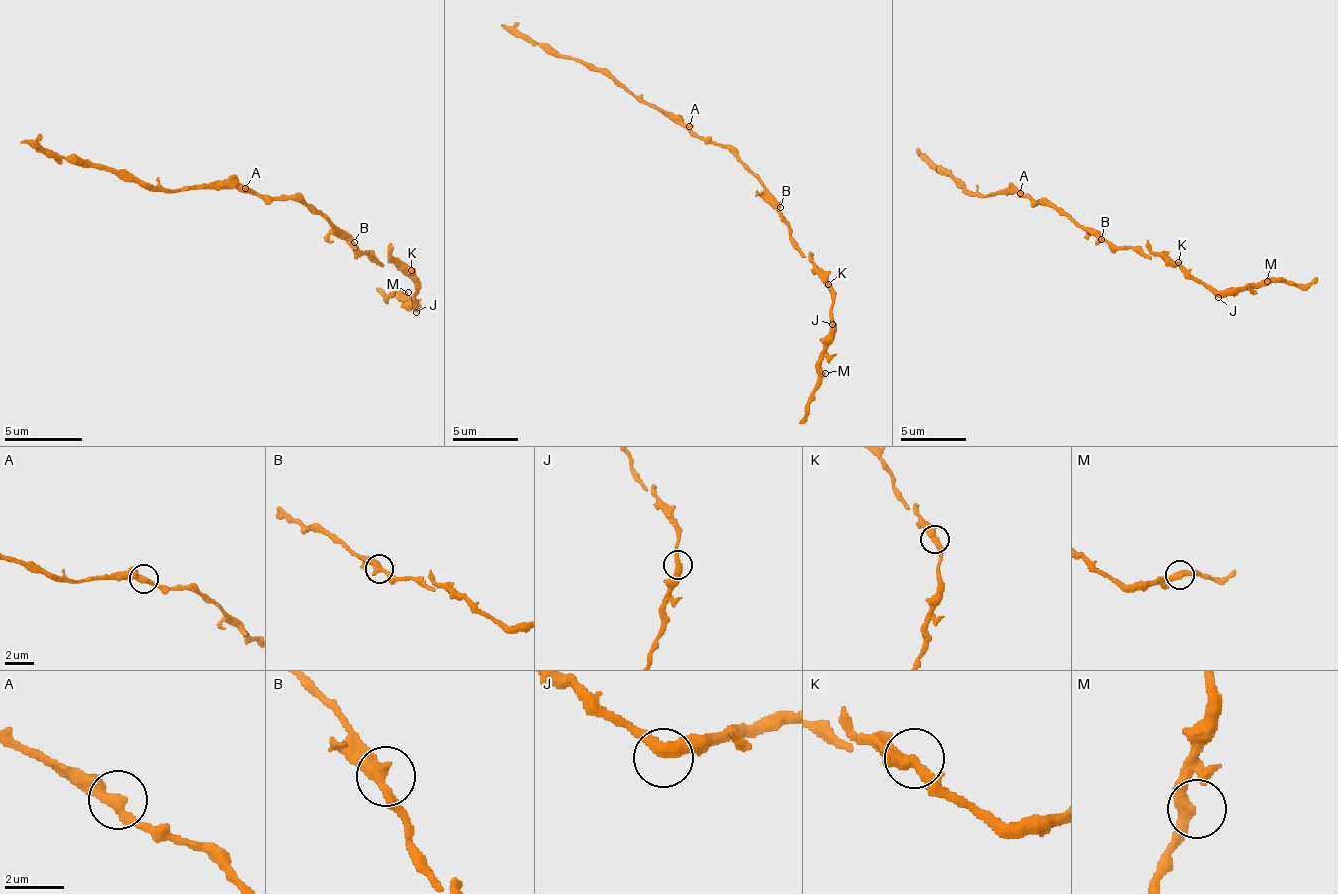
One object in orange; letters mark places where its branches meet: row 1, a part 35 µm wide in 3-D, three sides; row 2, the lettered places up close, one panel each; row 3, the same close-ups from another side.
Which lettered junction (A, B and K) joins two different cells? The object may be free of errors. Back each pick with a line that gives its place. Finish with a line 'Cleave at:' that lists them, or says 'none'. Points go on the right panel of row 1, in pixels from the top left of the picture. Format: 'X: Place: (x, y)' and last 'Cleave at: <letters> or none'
Cleave at: none

